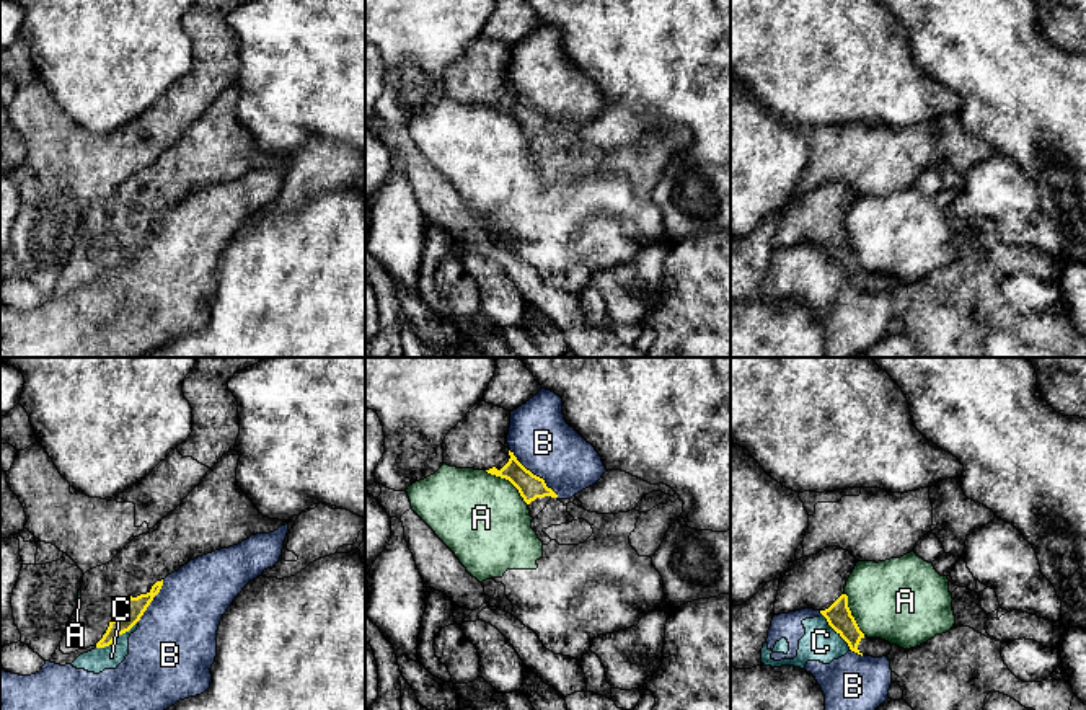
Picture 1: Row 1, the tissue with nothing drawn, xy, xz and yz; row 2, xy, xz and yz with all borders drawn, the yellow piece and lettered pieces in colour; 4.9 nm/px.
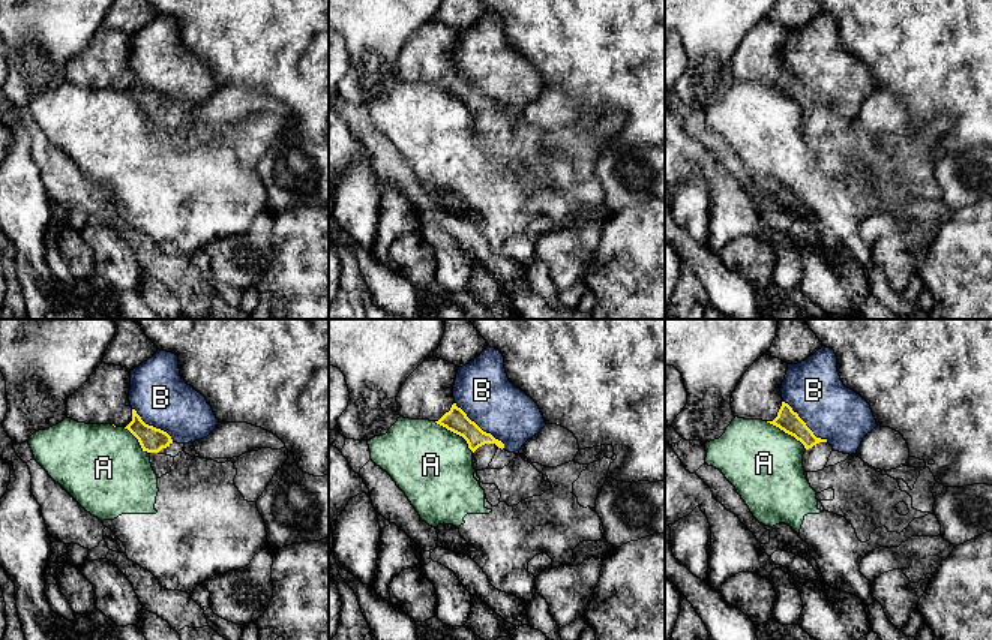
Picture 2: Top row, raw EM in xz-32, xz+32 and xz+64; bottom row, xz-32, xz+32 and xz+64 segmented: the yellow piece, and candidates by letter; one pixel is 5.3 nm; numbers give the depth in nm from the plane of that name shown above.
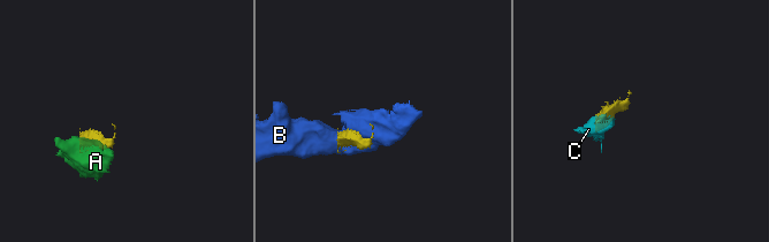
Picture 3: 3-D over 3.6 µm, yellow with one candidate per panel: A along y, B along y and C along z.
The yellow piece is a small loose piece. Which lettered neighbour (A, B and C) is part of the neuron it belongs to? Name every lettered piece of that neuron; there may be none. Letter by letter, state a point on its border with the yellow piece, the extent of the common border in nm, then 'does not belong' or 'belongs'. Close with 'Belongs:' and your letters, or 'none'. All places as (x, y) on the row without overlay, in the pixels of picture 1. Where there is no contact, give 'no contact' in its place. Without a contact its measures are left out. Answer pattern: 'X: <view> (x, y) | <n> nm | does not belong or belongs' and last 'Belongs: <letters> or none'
A: xz (509, 115) | 280 nm | does not belong
B: xz (535, 110) | 340 nm | does not belong
C: xy (116, 271) | 240 nm | does not belong
Belongs: none

